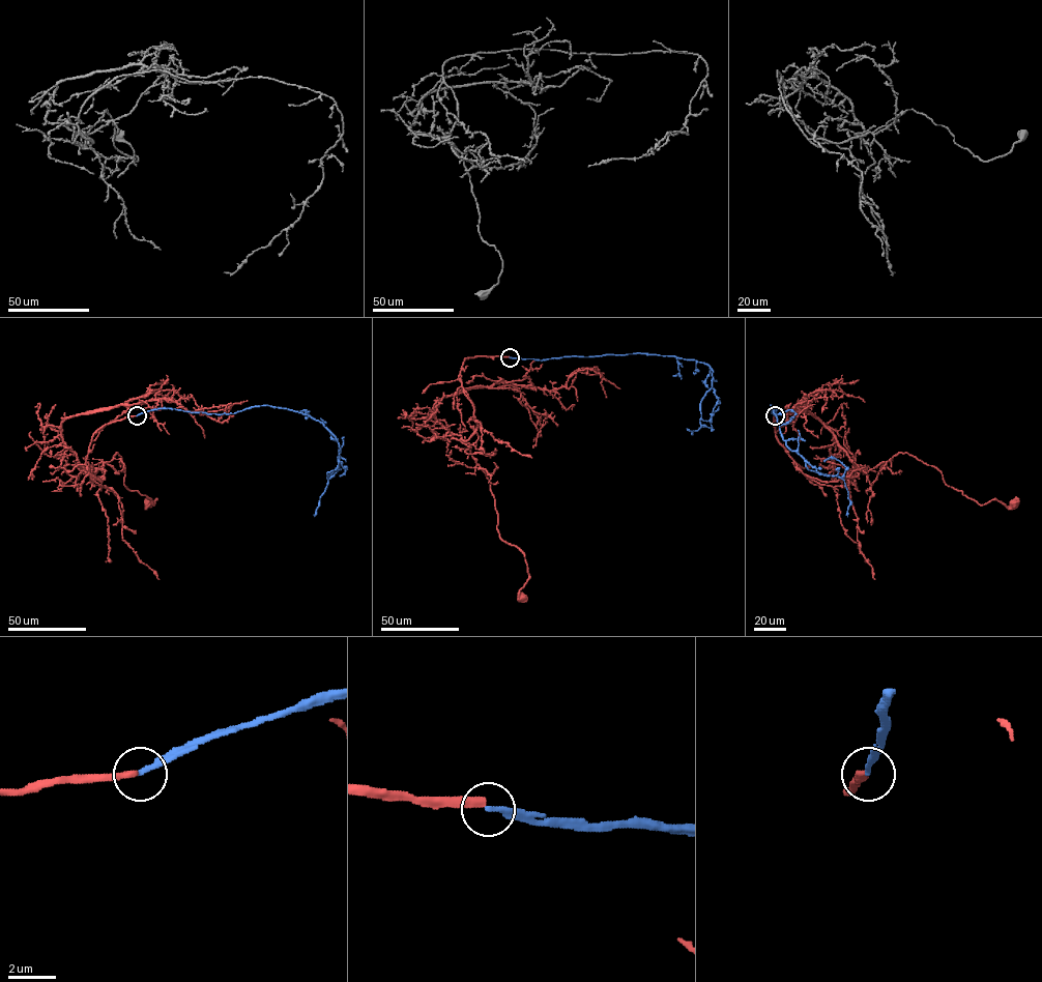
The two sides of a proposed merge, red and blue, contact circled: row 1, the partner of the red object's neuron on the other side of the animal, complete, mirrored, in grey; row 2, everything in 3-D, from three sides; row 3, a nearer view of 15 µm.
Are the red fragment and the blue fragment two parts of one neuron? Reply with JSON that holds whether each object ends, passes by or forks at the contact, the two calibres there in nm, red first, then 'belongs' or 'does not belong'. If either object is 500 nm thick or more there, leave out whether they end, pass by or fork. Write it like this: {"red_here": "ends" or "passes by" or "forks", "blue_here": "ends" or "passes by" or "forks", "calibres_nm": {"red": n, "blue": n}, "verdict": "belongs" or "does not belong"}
{"red_here": "ends", "blue_here": "ends", "calibres_nm": {"red": 320, "blue": 220}, "verdict": "does not belong"}

